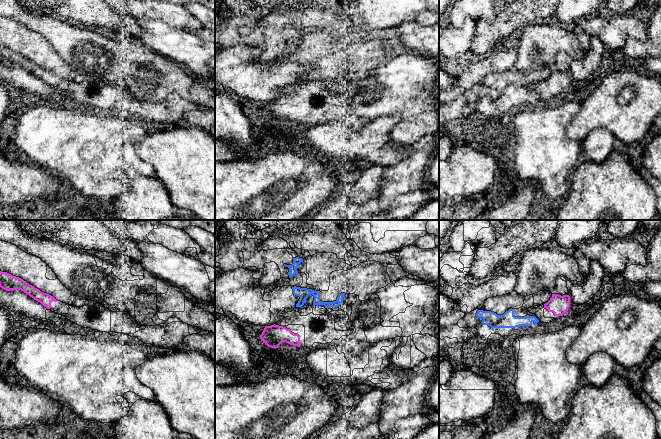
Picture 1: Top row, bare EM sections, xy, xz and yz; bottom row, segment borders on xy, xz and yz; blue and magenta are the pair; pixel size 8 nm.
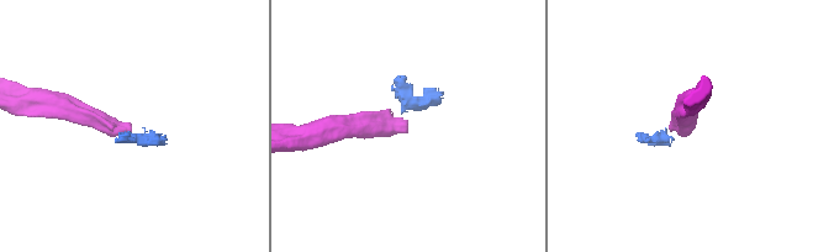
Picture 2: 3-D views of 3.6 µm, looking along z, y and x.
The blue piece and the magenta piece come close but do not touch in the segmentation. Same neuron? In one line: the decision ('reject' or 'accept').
reject

